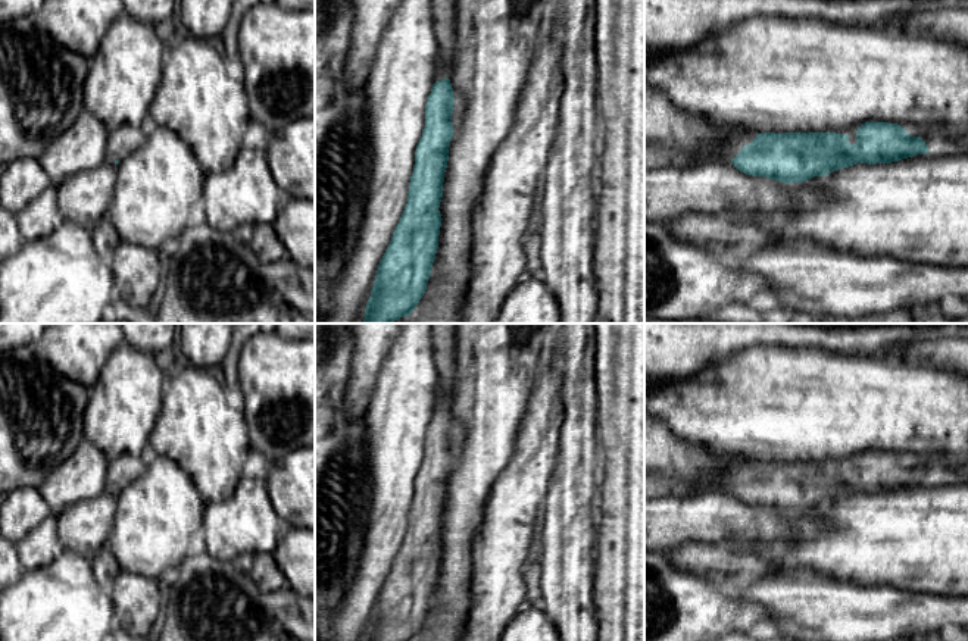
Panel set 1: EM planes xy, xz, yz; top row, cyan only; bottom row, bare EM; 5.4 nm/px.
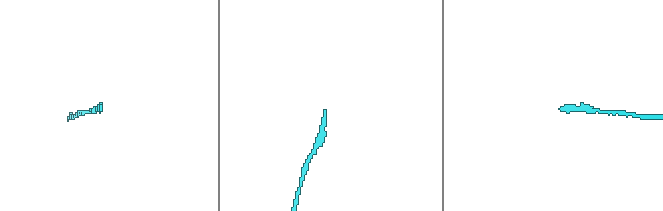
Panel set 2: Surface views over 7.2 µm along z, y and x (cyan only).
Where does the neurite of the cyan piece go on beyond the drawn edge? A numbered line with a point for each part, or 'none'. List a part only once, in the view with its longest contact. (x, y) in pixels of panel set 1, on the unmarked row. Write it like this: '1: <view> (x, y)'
1: yz (731, 475)

